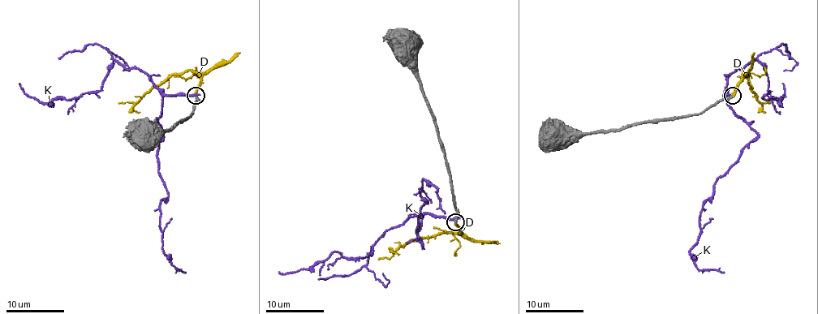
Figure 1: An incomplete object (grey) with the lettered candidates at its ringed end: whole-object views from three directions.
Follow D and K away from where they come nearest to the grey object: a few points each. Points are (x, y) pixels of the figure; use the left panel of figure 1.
D: (195, 95), (200, 78), (190, 70), (184, 70), (170, 75), (139, 101), (119, 104)
K: (195, 95), (165, 95), (158, 118), (162, 134), (157, 161), (168, 195), (160, 205), (164, 251), (186, 273)

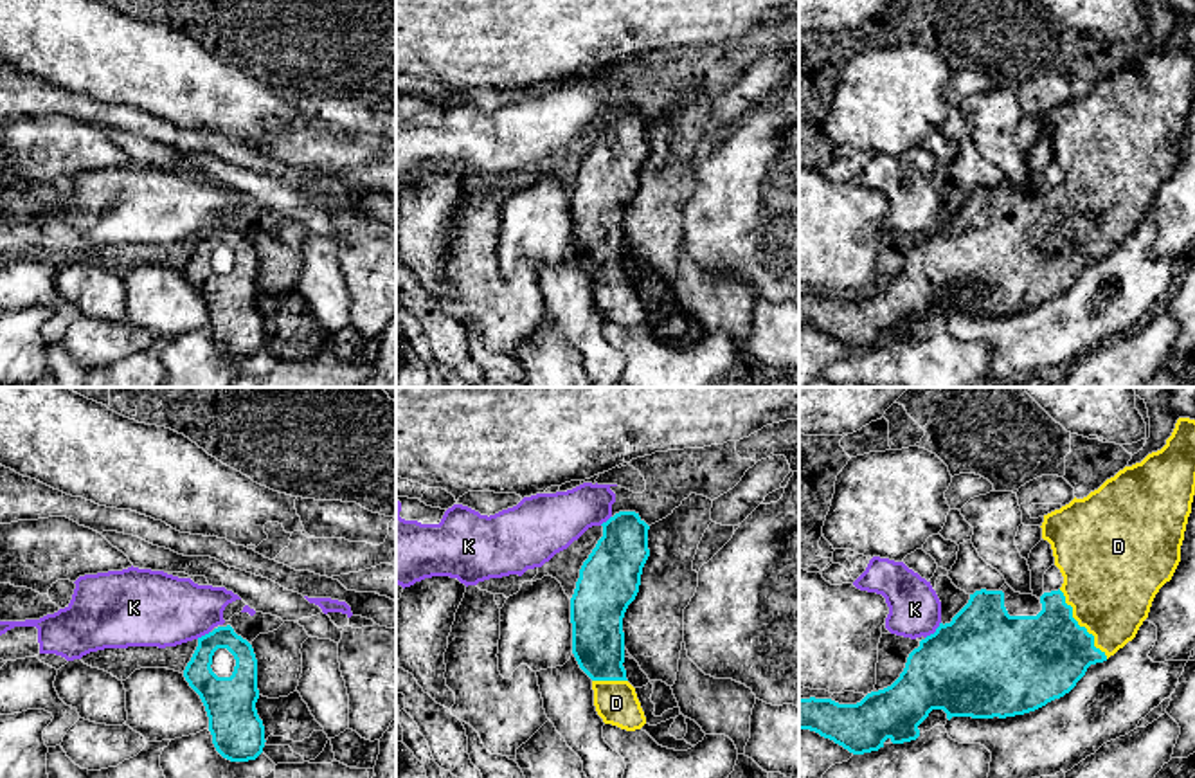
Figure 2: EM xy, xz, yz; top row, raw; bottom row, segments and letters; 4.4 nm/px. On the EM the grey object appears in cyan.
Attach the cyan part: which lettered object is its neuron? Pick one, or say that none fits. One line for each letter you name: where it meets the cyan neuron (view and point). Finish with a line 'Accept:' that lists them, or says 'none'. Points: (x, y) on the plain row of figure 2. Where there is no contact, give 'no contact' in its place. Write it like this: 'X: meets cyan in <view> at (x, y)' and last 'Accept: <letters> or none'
D: meets cyan in yz at (1078, 222)
Accept: D

